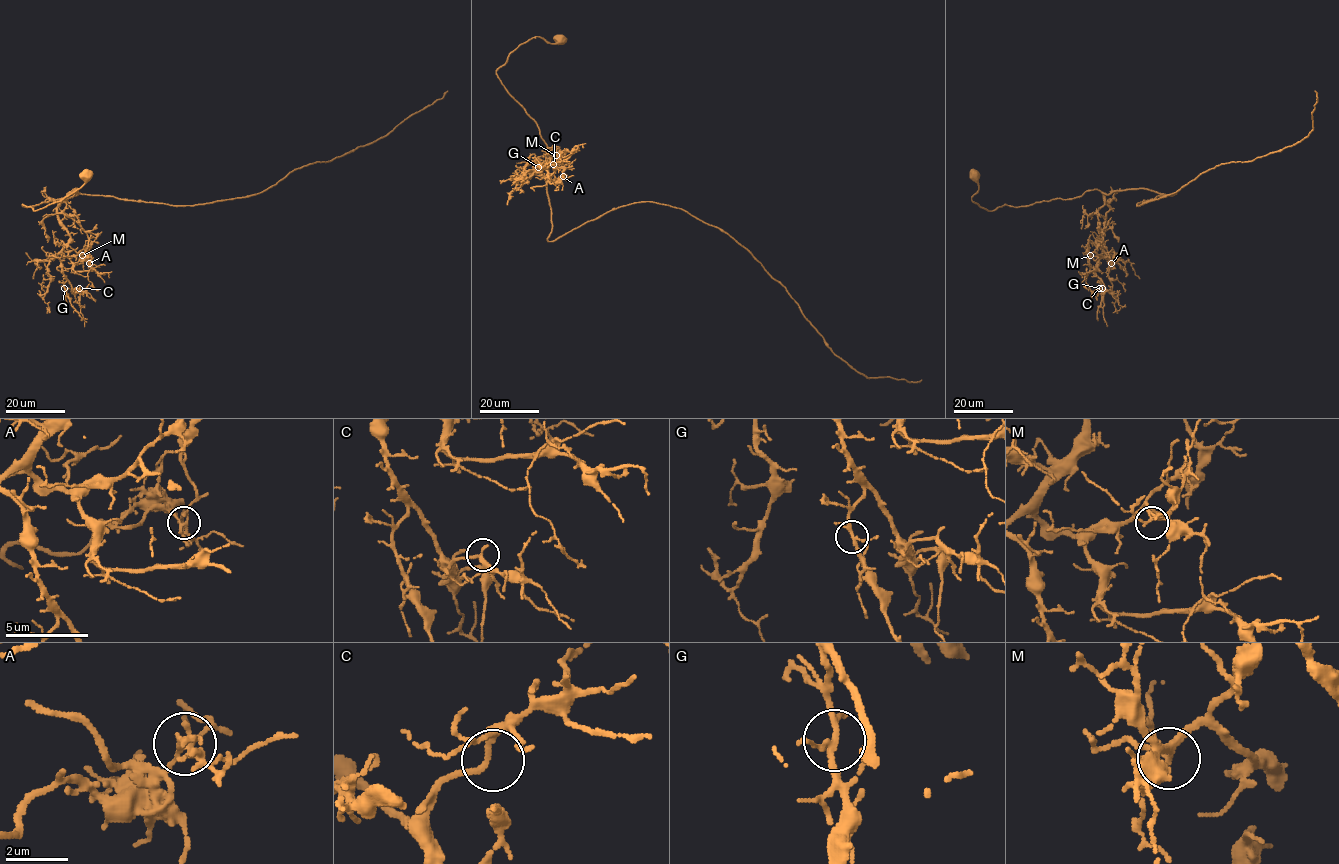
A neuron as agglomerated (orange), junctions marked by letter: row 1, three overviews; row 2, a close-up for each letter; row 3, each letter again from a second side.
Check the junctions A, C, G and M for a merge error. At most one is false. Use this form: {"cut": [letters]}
{"cut": ["A"]}

